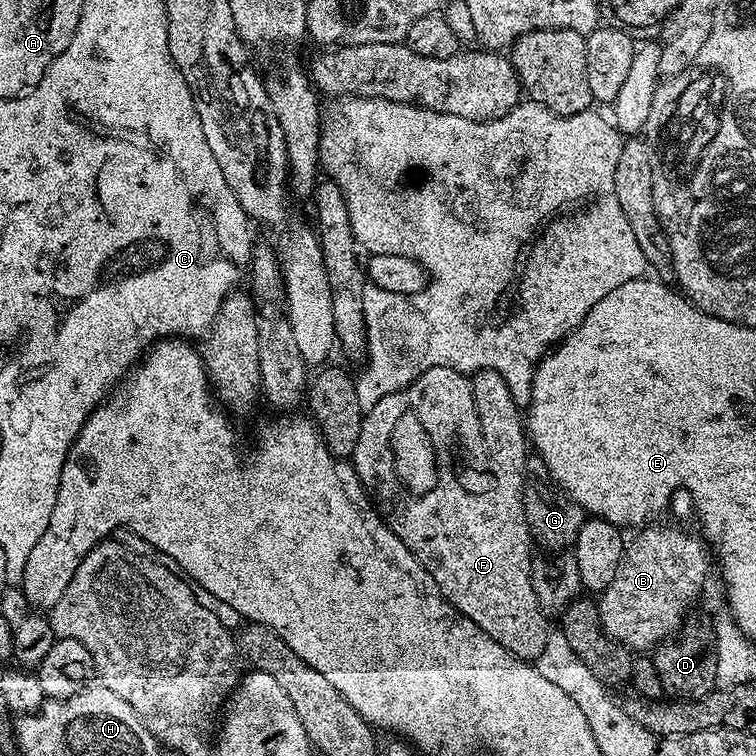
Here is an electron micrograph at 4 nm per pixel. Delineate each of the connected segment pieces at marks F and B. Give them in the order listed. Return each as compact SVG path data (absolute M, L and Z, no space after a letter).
M431 368L422 373L413 384L403 385L400 391L382 398L382 402L378 402L374 410L364 413L362 430L358 434L358 446L354 446L350 463L355 468L364 491L368 493L376 511L384 517L384 523L387 524L388 529L418 558L418 562L427 570L430 578L434 578L440 595L445 596L462 615L470 618L470 622L482 626L482 630L486 630L486 634L490 634L490 638L494 638L498 646L506 646L510 654L534 662L538 654L542 654L542 649L546 647L550 625L548 625L549 617L544 609L538 606L538 598L534 598L532 585L534 541L528 532L526 514L522 506L526 457L529 452L530 444L526 439L521 409L500 375L490 371L469 374L453 368Z
M660 523L641 527L637 536L625 543L614 579L599 597L599 627L611 640L625 644L636 654L659 648L681 631L680 616L696 595L704 574L704 553L708 548L703 539L695 531Z

